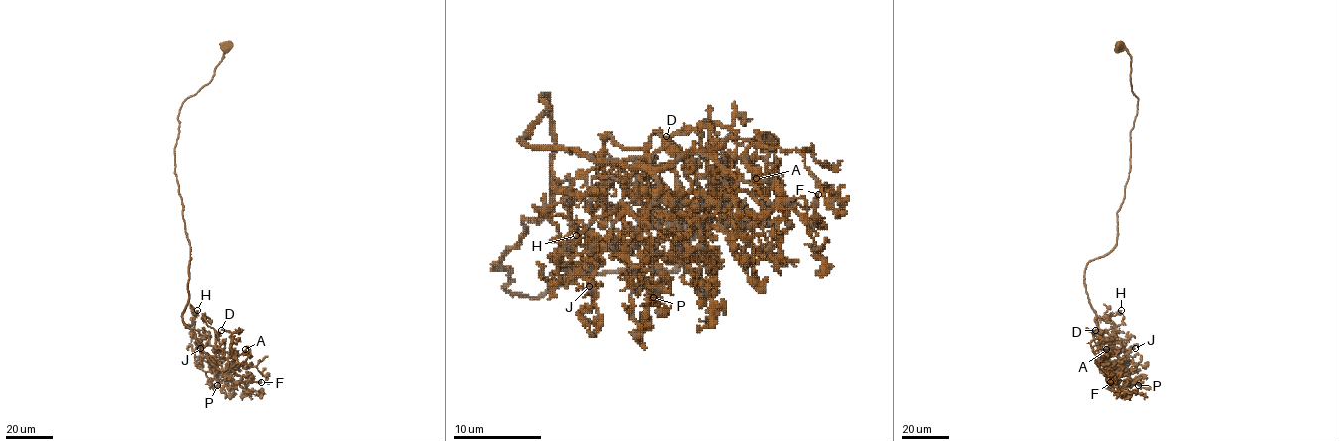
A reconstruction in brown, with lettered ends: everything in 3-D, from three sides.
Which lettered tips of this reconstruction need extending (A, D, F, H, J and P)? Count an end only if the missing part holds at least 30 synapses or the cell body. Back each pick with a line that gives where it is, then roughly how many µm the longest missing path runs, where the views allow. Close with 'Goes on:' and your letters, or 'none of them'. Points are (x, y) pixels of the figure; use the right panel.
D: at (1095, 330); about 6 µm are missing
Goes on: D

